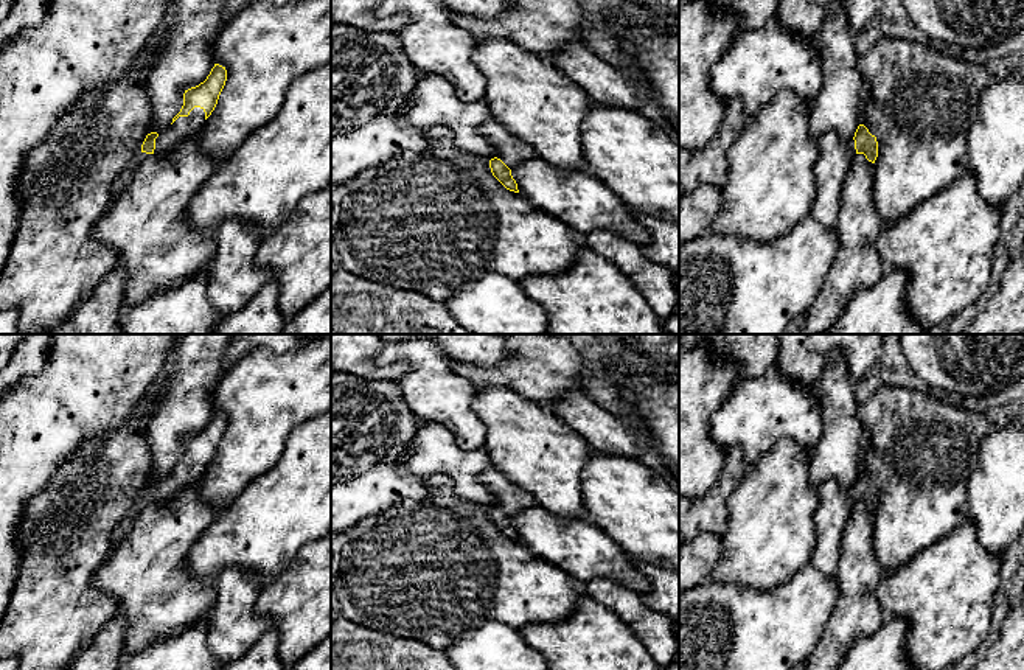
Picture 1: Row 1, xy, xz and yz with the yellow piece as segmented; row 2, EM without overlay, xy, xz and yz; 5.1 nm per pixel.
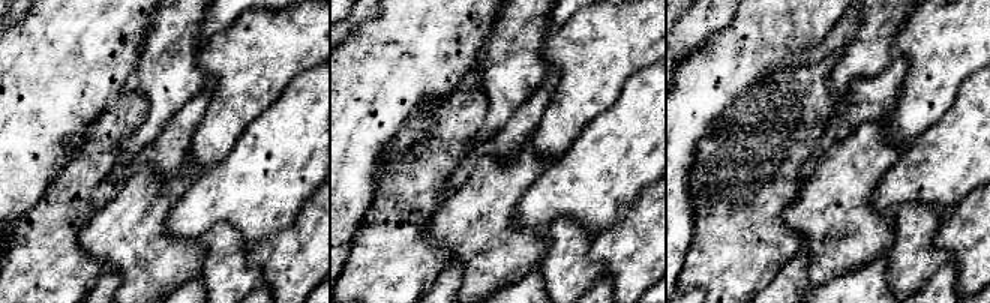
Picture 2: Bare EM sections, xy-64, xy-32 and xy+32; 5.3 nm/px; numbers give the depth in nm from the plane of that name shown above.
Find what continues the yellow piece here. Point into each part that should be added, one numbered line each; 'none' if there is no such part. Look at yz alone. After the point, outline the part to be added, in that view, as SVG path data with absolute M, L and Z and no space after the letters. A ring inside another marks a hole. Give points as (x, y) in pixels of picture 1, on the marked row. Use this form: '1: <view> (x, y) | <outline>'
1: yz (835, 154) | M836 131L819 138L819 159L813 169L816 194L808 216L822 225L833 227L838 222L842 182L855 155L853 138L844 141Z

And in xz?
1: xz (512, 151) | M496 120L483 123L480 134L497 149L496 157L510 169L538 155L528 143L511 135Z

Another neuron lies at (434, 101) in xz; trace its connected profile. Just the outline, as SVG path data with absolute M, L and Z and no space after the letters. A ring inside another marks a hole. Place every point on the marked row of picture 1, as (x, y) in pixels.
M423 73L412 95L402 103L396 120L401 126L426 131L446 126L461 149L491 160L497 149L480 134L480 126L494 115L483 103L466 103L441 76Z

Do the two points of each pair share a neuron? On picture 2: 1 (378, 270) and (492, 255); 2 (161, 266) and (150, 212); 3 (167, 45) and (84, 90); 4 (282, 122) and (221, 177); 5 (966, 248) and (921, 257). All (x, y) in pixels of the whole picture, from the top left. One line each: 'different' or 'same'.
1: different
2: same
3: different
4: same
5: different

